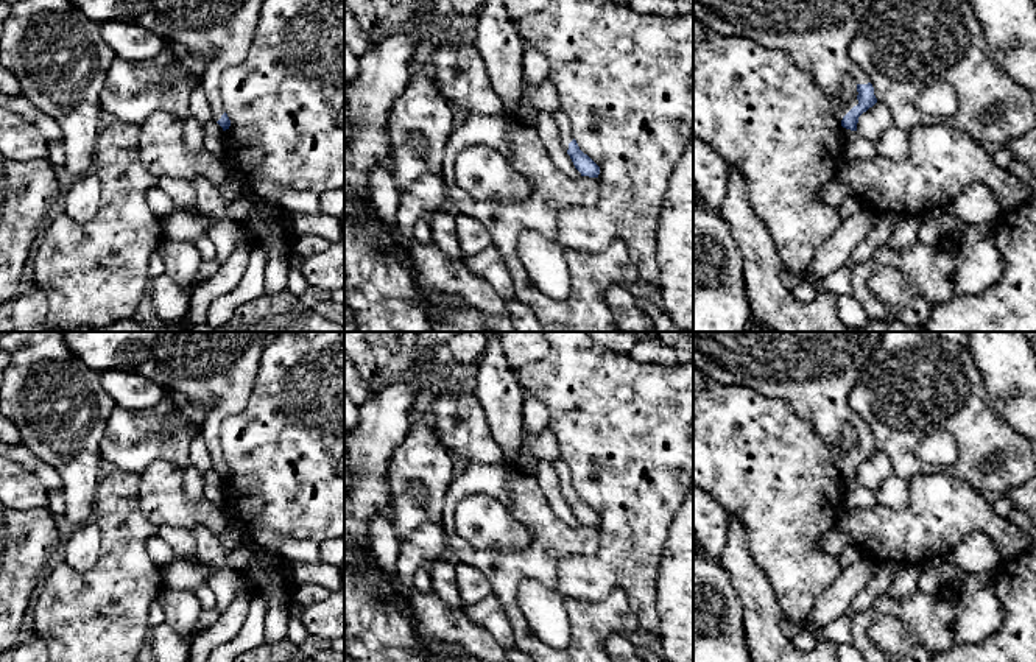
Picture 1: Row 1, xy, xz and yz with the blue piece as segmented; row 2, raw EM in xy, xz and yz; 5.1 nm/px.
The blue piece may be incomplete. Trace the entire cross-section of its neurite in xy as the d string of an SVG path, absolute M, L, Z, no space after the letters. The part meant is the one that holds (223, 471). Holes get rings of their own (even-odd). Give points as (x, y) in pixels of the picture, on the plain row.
M61 332L67 347L87 368L103 374L111 369L140 374L164 391L184 394L192 403L206 407L201 436L210 452L212 467L229 478L220 439L226 419L246 408L260 358L277 332Z

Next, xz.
M558 458L553 463L553 466L559 477L559 484L561 484L562 494L564 494L567 503L570 505L575 517L581 522L581 525L598 526L600 516L587 503L584 503L580 498L576 489L573 488L572 474L570 474L570 469L566 464L566 461Z

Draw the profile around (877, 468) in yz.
M876 452L866 461L858 466L857 481L868 489L877 489L890 475L893 467L888 456L882 452Z

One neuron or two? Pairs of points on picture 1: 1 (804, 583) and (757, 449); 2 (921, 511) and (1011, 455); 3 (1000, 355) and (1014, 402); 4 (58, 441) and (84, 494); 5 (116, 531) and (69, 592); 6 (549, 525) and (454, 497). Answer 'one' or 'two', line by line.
1: one
2: two
3: one
4: one
5: one
6: one

